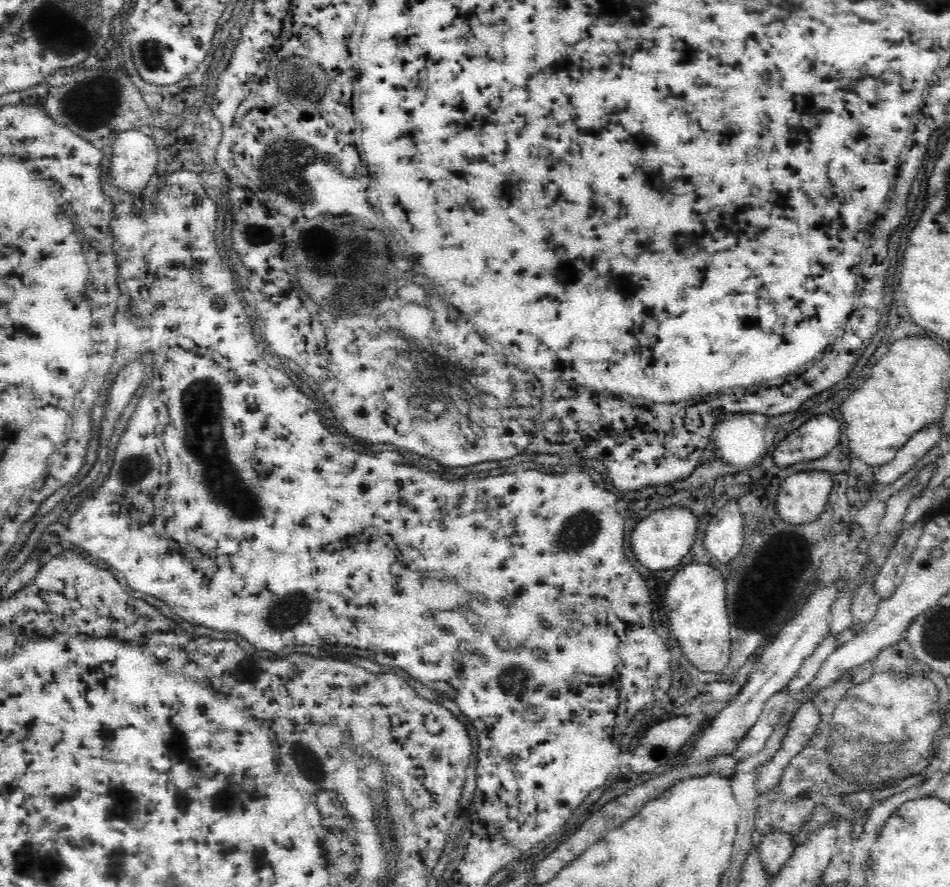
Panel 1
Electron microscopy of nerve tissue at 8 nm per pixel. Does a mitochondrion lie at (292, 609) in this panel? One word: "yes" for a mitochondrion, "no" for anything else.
yes

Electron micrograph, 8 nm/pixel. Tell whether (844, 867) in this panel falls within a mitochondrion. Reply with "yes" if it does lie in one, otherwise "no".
no

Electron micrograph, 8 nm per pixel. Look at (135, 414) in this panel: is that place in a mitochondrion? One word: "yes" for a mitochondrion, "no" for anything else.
no

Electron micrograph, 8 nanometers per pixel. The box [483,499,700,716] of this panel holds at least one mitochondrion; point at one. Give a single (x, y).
(576, 532)

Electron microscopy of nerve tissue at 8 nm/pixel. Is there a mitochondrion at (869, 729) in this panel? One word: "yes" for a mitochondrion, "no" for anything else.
yes

